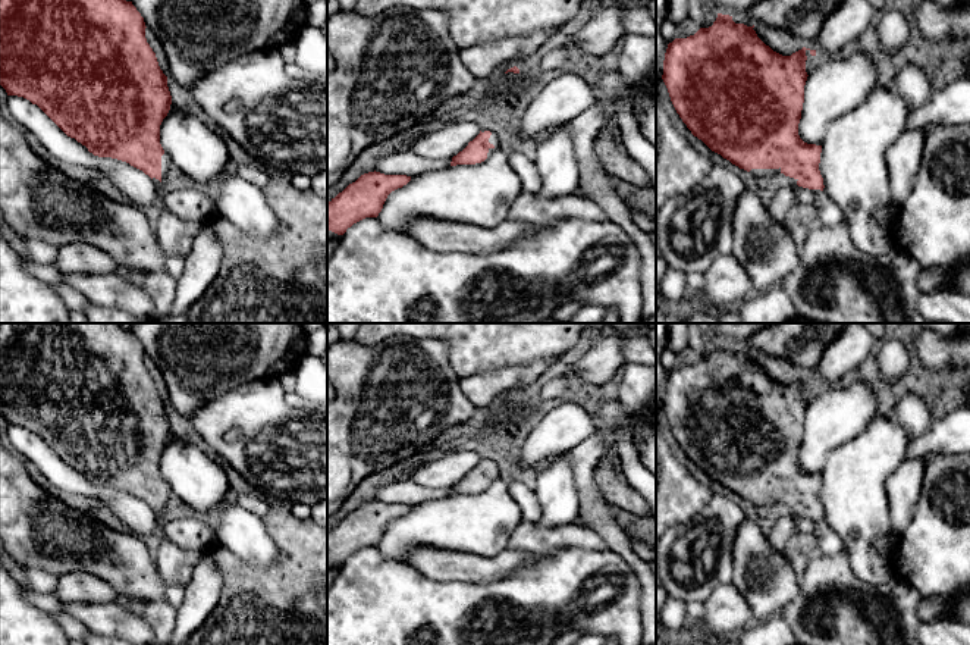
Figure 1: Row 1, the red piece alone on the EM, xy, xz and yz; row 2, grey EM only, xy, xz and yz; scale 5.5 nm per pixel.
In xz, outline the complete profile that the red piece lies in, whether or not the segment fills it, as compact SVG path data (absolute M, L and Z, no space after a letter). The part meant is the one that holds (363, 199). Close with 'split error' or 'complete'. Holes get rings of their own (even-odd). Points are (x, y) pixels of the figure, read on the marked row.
M368 172L327 203L327 231L343 235L365 217L377 217L387 195L406 185L411 176Z; complete

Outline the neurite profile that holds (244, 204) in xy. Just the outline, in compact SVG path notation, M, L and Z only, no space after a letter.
M236 173L223 176L214 203L220 217L255 239L267 239L282 226L263 190Z

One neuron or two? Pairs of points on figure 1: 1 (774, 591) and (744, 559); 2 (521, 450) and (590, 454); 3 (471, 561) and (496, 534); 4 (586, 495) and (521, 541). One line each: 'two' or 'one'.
1: one
2: two
3: two
4: two

